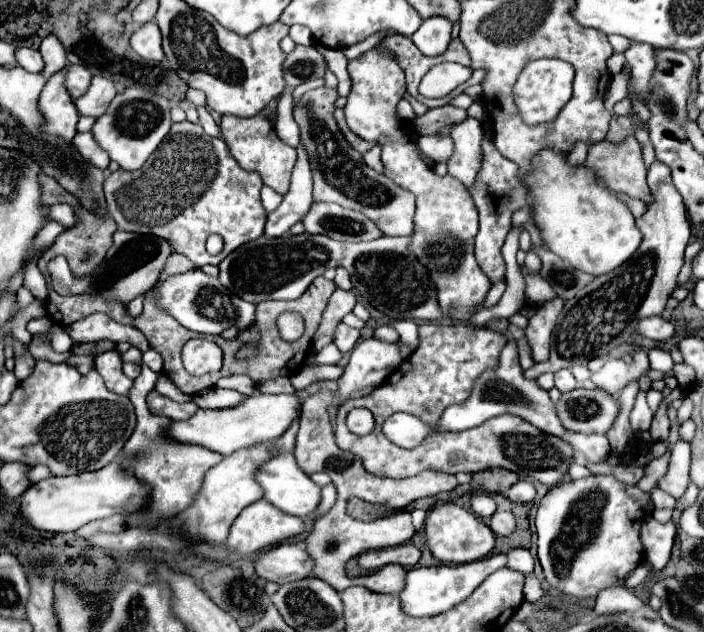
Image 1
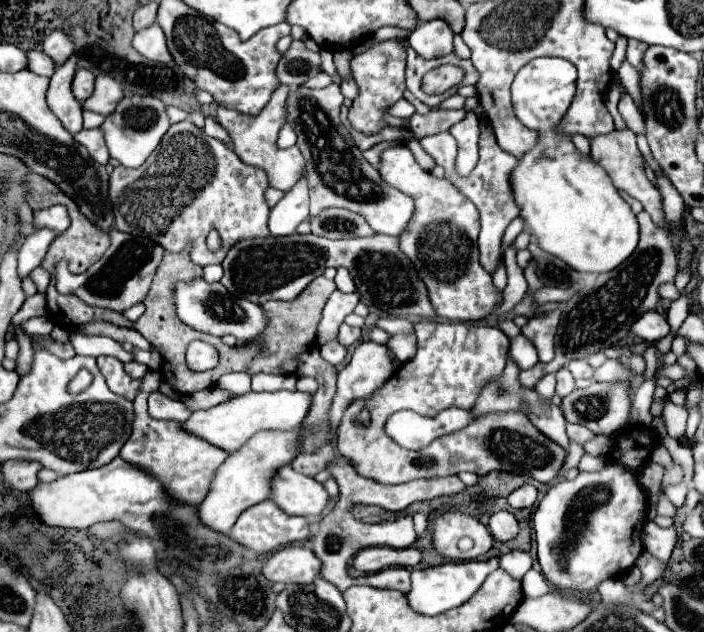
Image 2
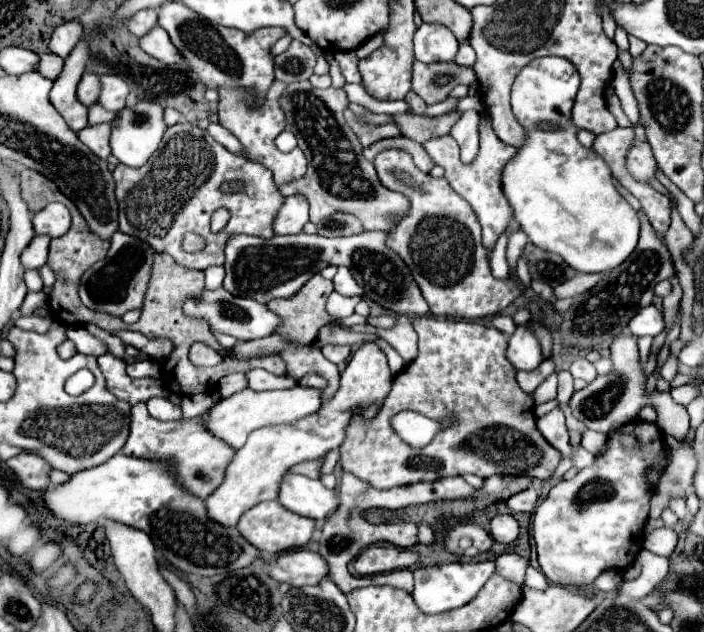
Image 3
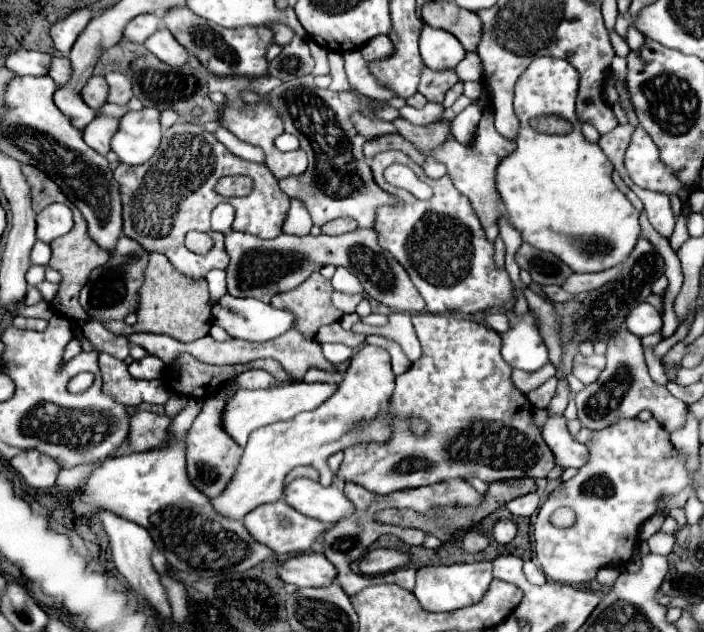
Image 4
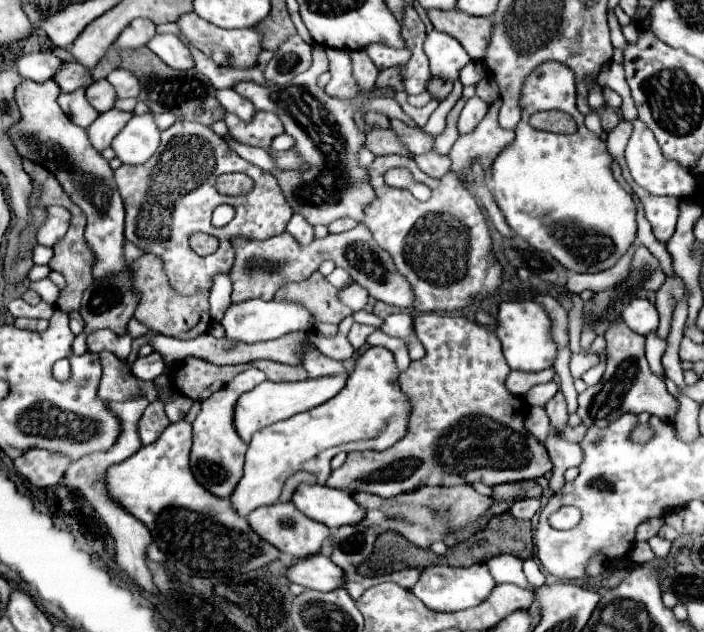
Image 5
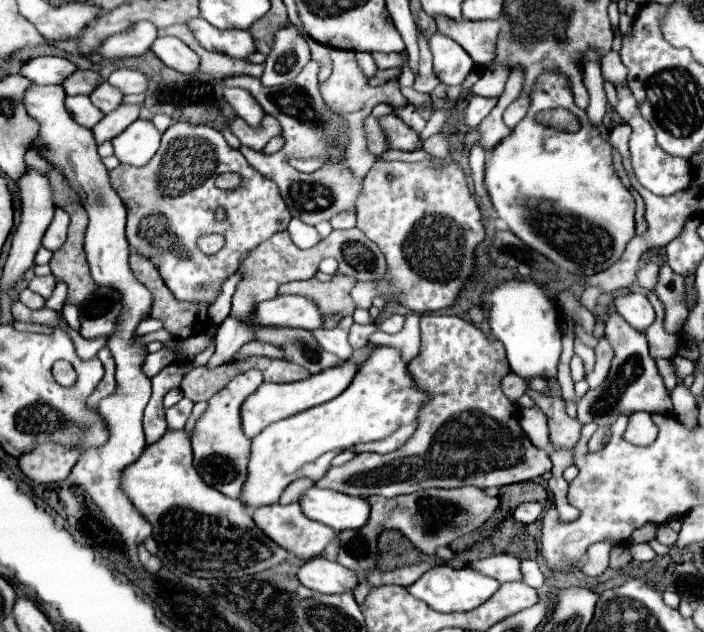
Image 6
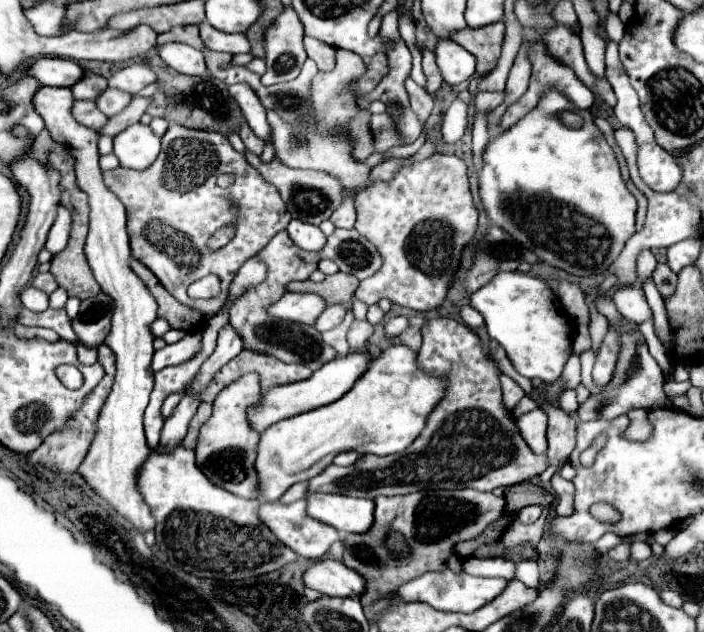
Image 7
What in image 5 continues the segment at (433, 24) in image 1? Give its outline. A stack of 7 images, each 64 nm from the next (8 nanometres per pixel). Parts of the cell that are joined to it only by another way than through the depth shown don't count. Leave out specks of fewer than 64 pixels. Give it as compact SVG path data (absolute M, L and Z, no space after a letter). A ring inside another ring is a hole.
M432 30L426 34L424 40L424 52L430 60L430 72L432 76L444 78L444 80L458 80L458 70L470 62L470 56L462 48L462 44L438 30Z

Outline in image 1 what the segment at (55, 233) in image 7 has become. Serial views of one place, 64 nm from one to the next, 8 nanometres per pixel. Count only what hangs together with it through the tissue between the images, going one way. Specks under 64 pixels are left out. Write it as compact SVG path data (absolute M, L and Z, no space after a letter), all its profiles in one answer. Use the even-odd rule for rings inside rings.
M68 204L52 206L50 212L48 212L48 218L64 224L66 228L72 228L72 224L76 224L76 214L72 212L72 206L68 206Z

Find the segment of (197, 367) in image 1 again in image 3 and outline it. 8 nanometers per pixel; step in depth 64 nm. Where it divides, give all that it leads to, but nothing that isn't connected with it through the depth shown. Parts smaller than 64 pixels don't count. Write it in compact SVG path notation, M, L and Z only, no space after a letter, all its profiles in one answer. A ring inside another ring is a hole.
M194 342L194 344L192 344L188 358L190 358L192 364L196 364L196 366L216 366L216 364L219 364L220 360L222 360L222 356L220 356L214 348L210 348L210 346L202 344L202 342Z

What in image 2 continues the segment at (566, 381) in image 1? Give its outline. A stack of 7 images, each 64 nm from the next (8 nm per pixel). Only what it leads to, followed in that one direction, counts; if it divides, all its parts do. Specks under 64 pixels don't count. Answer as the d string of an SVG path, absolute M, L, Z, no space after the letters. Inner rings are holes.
M560 368L556 372L556 394L558 396L568 396L574 390L574 376L568 372L568 368Z

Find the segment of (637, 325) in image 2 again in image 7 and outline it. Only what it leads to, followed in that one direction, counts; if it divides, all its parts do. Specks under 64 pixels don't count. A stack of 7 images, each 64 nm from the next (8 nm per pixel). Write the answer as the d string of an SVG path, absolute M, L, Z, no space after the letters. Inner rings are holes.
M626 286L626 288L618 288L612 296L618 312L632 324L640 326L642 322L652 318L652 310L646 302L644 290L636 288L636 286Z

